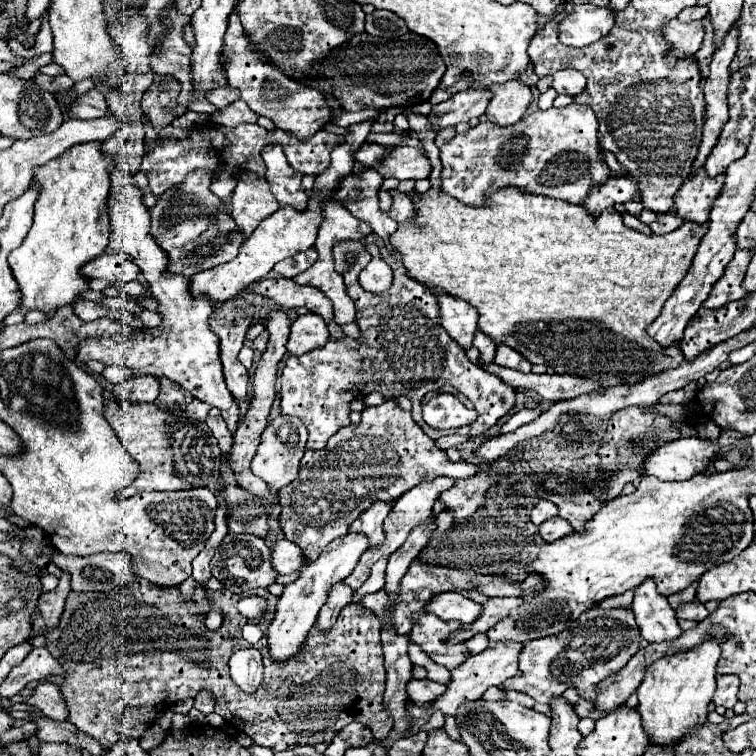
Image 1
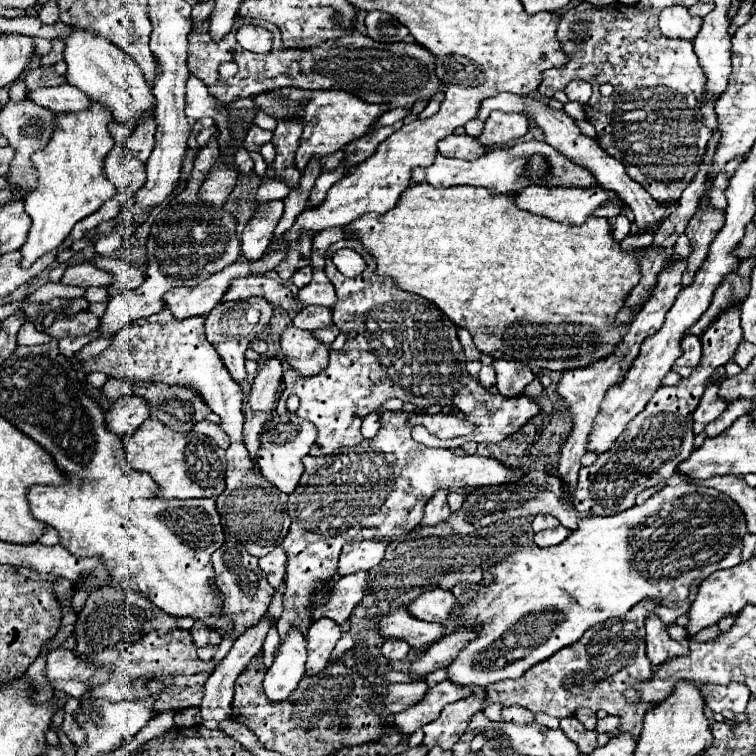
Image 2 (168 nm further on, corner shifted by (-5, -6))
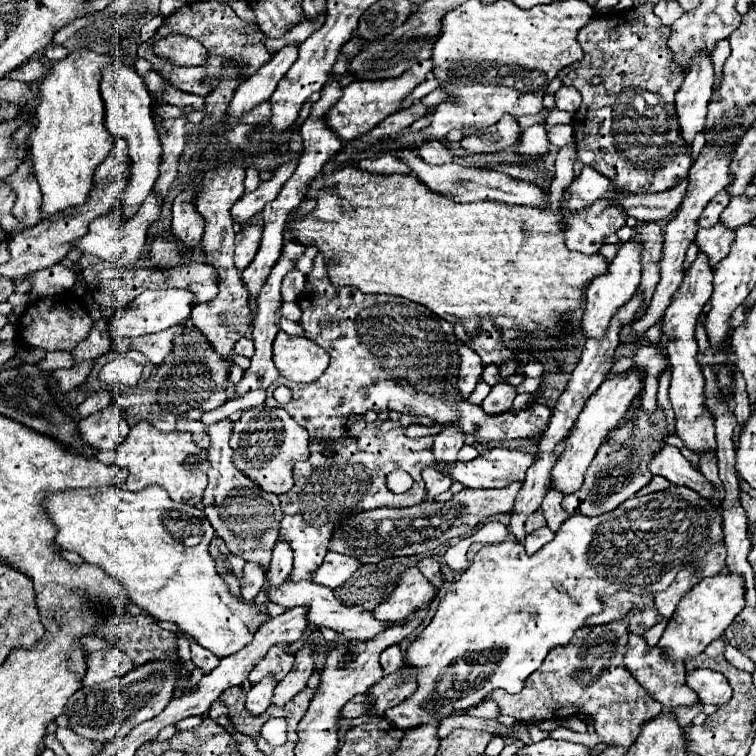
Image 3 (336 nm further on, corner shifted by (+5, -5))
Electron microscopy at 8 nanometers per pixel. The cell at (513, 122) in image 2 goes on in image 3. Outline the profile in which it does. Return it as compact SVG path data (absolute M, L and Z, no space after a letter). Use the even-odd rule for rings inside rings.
M504 115L496 125L476 129L474 135L468 135L460 145L468 153L500 153L514 145L520 137L520 125L512 115Z

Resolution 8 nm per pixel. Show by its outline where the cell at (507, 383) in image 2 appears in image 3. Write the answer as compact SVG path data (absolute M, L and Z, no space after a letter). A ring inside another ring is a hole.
M500 381L498 385L492 387L490 395L484 399L482 409L484 409L488 415L506 413L506 411L512 409L514 397L516 397L516 389L514 389L512 385L508 385L506 381Z

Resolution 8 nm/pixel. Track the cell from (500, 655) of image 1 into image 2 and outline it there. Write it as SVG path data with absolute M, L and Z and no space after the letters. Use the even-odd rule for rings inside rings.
M472 686L472 694L446 706L434 722L428 722L424 730L424 744L428 748L440 746L444 750L452 750L452 746L466 732L470 718L486 708L486 688Z

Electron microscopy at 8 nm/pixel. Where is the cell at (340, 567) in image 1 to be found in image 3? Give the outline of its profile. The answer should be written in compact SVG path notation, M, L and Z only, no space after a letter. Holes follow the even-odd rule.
M266 677L262 679L258 685L254 685L248 693L246 693L246 711L250 715L262 715L272 701L272 693L274 693L274 679Z

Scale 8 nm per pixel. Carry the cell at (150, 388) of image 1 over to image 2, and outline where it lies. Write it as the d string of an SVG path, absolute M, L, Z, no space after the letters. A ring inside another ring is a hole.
M130 394L124 396L120 400L116 400L106 416L106 424L108 428L112 428L114 434L118 434L120 438L130 436L146 418L150 416L150 408L148 402L142 396Z

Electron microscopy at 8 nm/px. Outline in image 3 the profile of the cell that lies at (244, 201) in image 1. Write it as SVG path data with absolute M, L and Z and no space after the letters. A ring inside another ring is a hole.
M248 225L246 229L242 229L236 235L236 269L244 271L244 267L248 267L260 247L260 239L262 239L262 227L260 225Z

